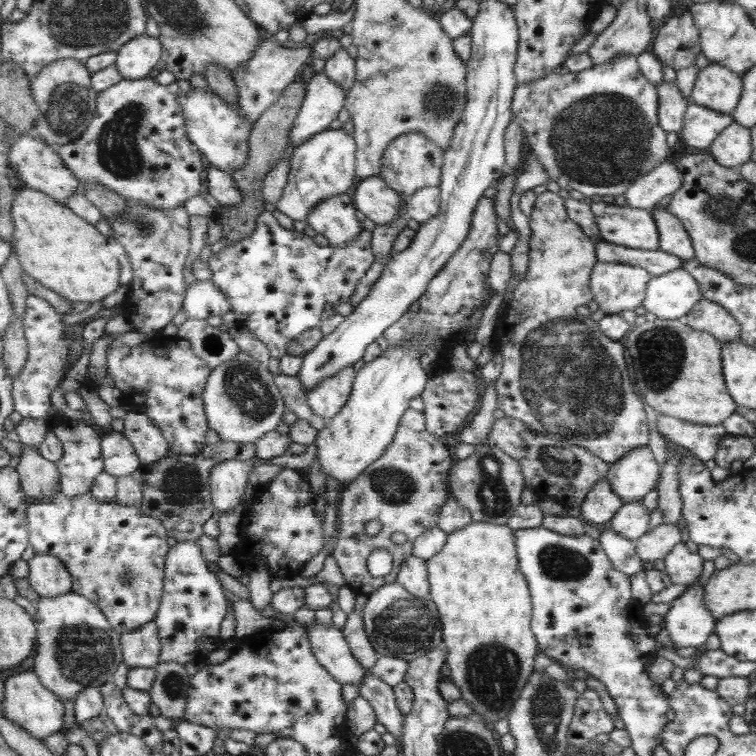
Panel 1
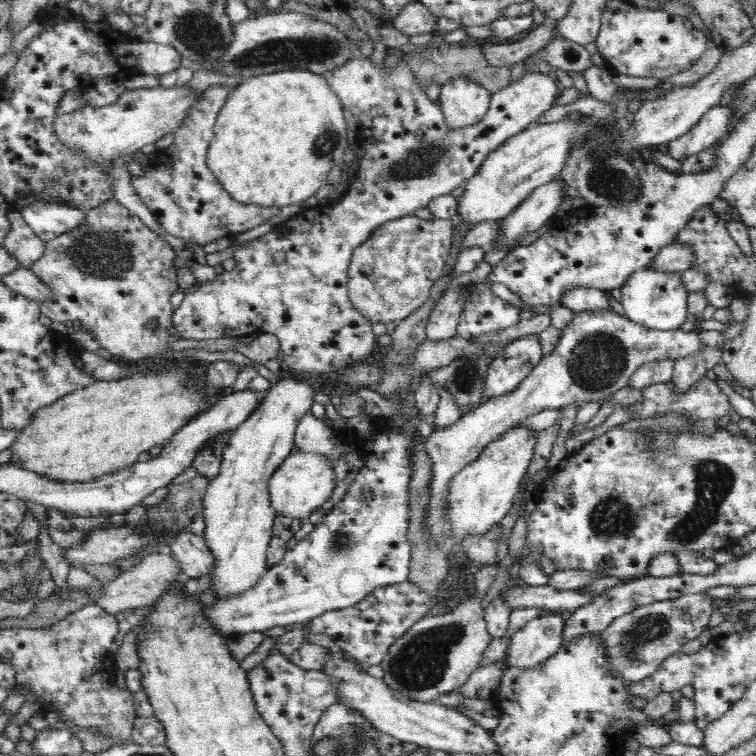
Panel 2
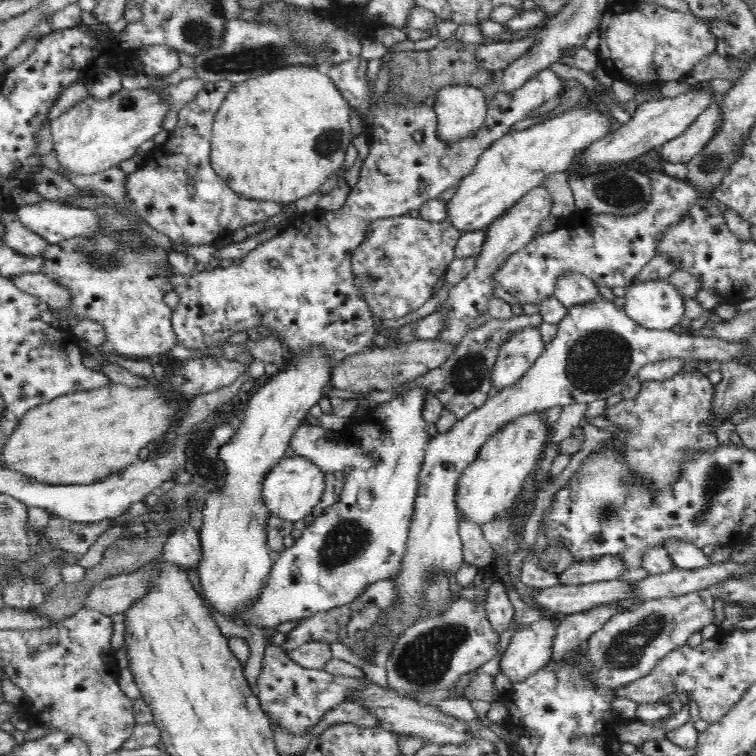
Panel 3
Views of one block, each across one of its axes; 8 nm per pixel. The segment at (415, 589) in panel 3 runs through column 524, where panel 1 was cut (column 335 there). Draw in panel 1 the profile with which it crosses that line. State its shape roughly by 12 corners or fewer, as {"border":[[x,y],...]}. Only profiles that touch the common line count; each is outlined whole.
{"border":[[353,367],[325,378],[307,394],[321,418],[335,418],[348,403]]}

